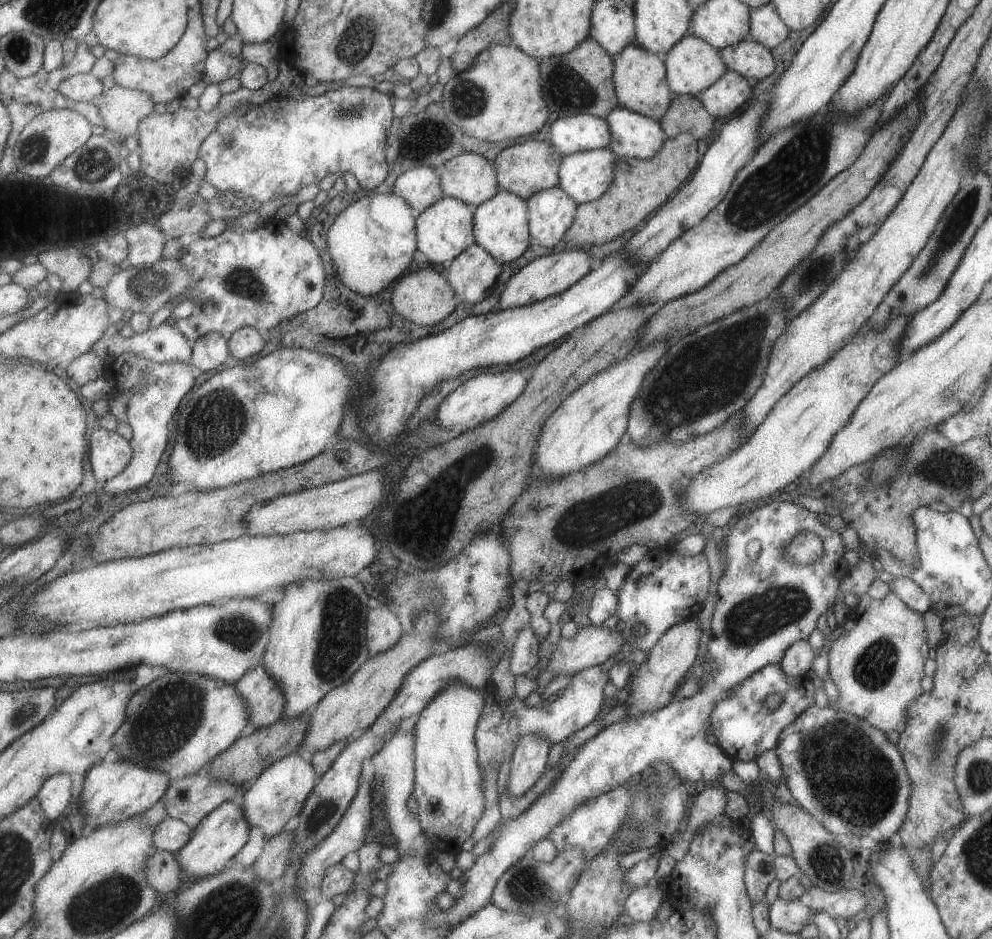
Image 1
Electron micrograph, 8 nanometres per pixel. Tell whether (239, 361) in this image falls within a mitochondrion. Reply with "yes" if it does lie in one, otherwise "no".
no

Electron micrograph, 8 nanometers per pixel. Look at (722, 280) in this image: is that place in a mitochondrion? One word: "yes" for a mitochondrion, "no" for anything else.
no

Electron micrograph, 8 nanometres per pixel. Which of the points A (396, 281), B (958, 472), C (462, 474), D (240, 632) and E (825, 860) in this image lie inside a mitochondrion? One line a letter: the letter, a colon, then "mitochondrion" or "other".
A: other
B: mitochondrion
C: mitochondrion
D: mitochondrion
E: mitochondrion

